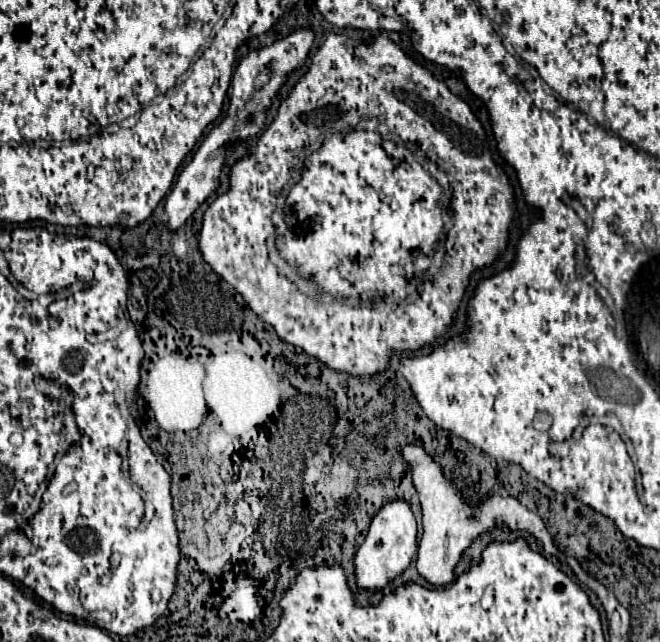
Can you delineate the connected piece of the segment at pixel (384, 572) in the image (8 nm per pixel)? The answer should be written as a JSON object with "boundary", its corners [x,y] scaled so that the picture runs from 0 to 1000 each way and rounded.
{"boundary":[[[608,776],[580,785],[562,813],[553,844],[538,863],[538,894],[544,916],[577,919],[589,903],[605,897],[620,882],[629,860],[632,860],[632,816],[620,785]]]}

